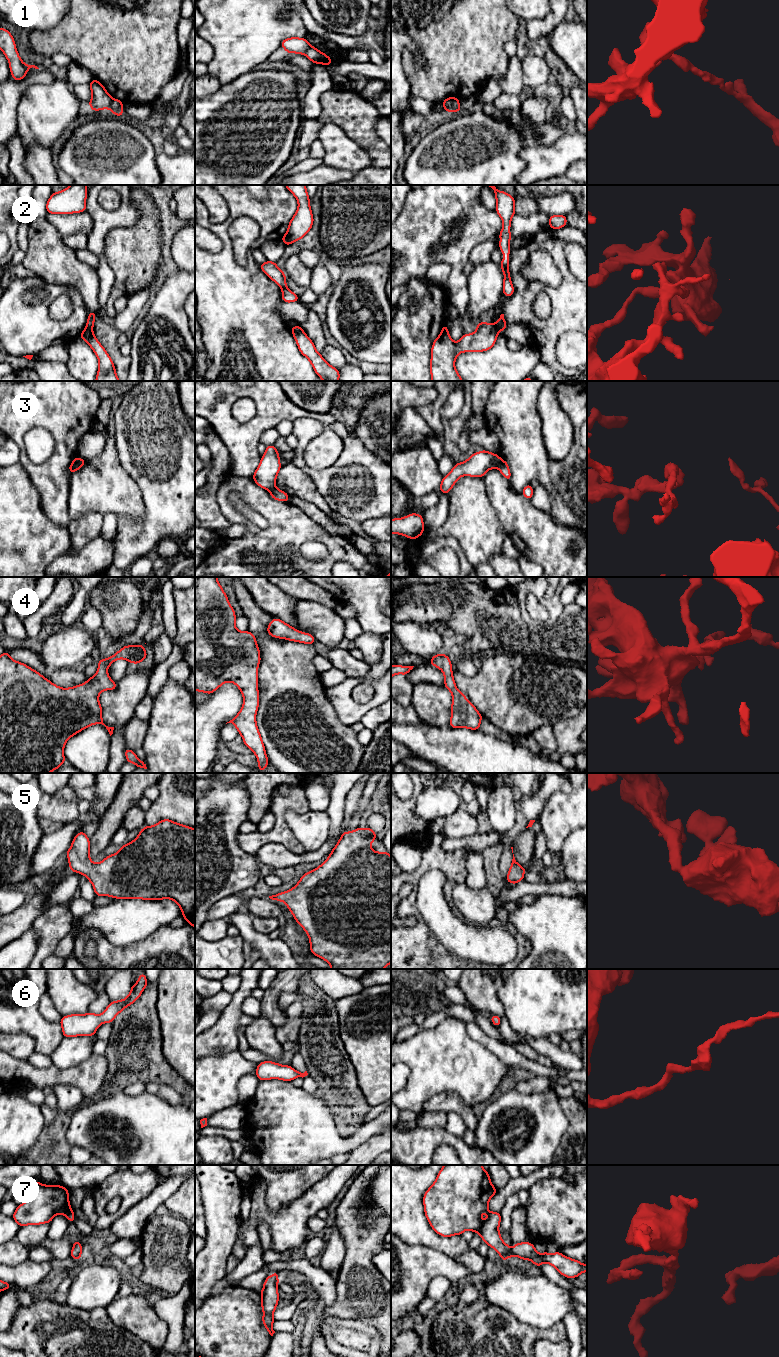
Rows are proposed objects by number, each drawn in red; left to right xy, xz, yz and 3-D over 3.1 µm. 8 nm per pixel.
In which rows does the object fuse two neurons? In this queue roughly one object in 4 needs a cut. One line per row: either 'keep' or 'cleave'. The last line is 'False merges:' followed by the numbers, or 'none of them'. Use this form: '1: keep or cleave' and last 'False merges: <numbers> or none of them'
1: cleave
2: cleave
3: cleave
4: keep
5: keep
6: keep
7: keep
False merges: 1, 2, 3

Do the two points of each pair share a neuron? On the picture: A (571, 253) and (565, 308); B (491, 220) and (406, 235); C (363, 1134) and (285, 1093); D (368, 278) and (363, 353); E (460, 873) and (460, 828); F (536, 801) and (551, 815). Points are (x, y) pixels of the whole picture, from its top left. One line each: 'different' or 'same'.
A: different
B: same
C: same
D: same
E: different
F: different

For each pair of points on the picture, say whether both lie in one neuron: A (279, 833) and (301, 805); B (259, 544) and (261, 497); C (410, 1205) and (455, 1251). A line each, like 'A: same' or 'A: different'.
A: same
B: same
C: same

